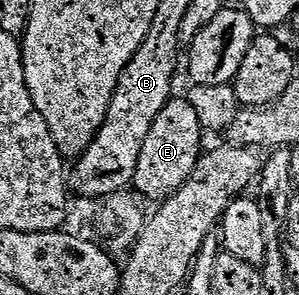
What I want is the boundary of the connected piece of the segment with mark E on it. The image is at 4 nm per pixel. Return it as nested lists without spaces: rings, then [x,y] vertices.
[[[173,98],[166,106],[162,106],[162,114],[154,118],[154,126],[150,128],[149,137],[146,138],[142,148],[142,155],[138,160],[138,170],[135,171],[133,189],[145,200],[152,200],[154,204],[168,200],[185,185],[186,179],[194,172],[194,166],[199,162],[204,150],[202,146],[204,131],[198,122],[197,111],[190,104],[187,98]]]

